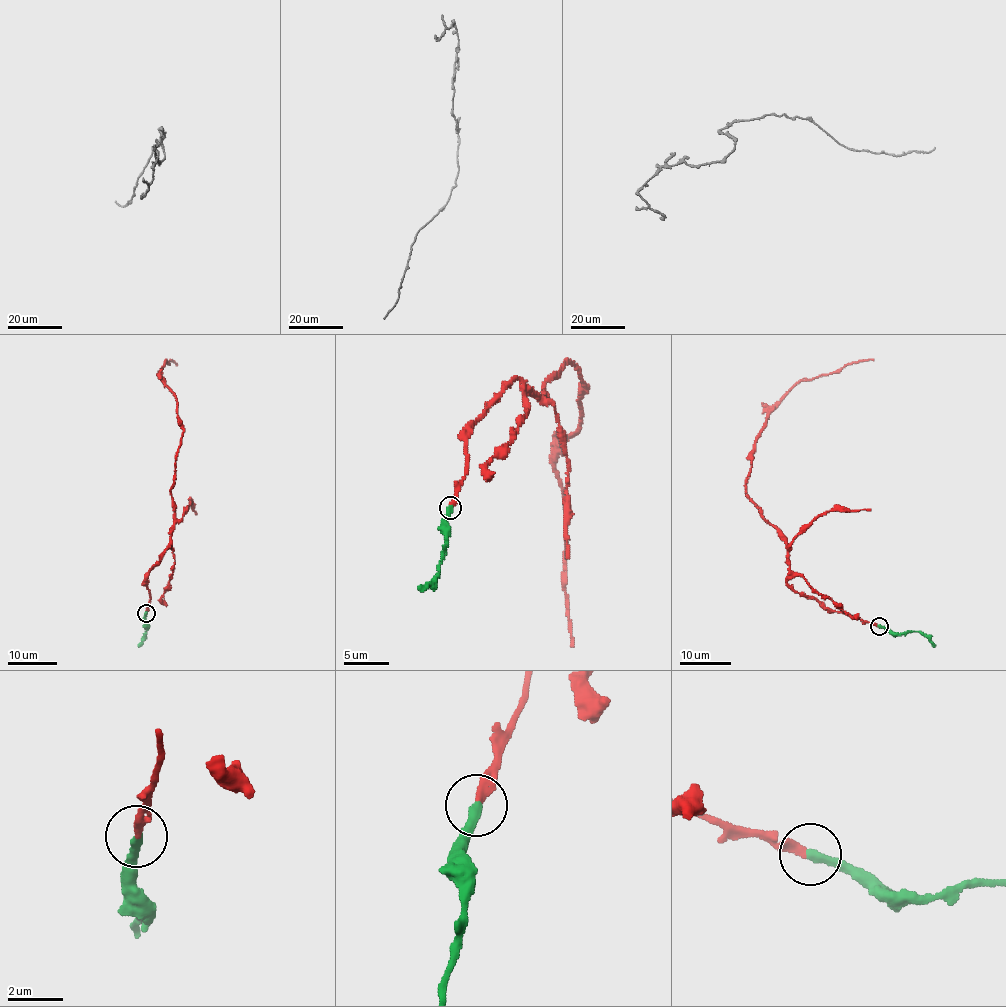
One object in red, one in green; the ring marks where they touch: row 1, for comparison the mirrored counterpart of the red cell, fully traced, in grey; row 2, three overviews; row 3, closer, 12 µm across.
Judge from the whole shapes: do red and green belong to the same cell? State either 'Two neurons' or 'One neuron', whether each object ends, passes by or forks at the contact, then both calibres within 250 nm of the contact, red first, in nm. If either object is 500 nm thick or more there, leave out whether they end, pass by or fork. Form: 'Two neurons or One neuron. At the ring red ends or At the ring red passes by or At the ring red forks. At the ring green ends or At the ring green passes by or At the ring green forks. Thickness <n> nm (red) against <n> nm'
One neuron. At the ring red ends. At the ring green ends. Thickness 300 nm (red) against 320 nm

